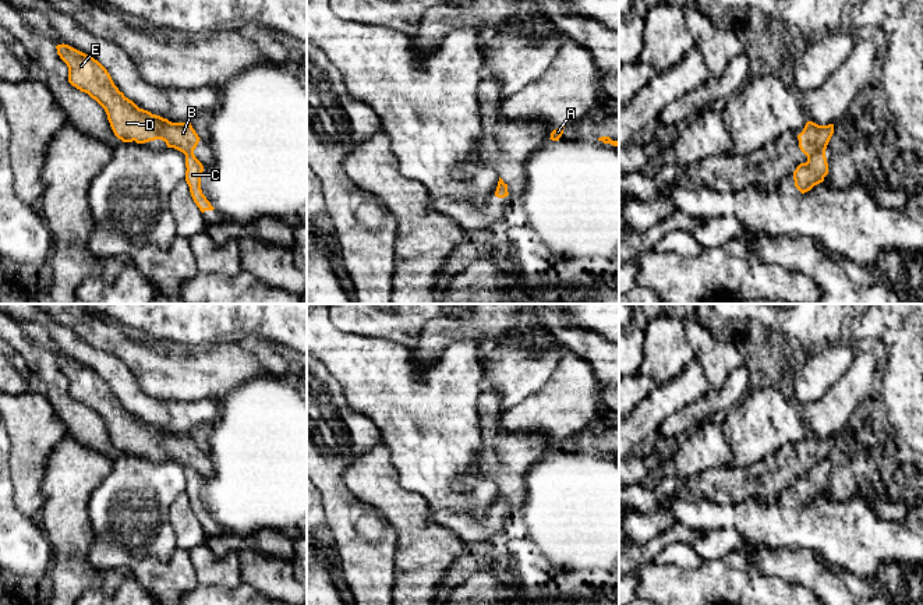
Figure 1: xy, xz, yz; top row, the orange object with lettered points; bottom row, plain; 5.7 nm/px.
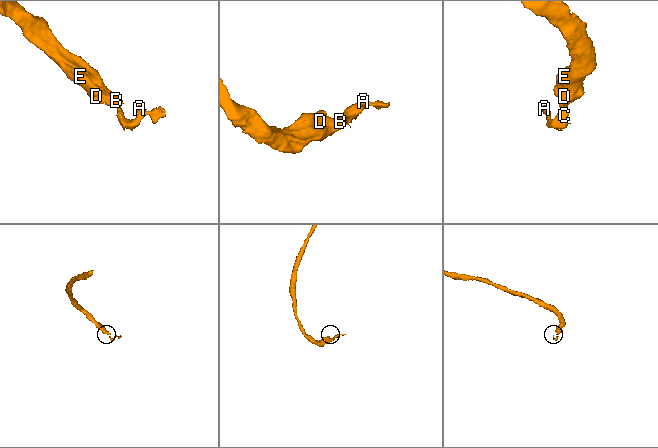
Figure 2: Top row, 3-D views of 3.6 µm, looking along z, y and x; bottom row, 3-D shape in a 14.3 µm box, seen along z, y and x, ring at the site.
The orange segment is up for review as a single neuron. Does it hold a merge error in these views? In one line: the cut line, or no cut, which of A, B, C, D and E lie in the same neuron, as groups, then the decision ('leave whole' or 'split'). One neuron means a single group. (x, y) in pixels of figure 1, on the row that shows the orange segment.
cut in yz along (824, 152), (807, 156); A C / B D E; split

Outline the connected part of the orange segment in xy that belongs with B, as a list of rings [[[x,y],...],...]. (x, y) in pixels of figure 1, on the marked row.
[[[57,45],[57,54],[68,67],[68,82],[88,93],[106,112],[114,135],[123,142],[166,142],[184,155],[194,153],[199,137],[191,123],[171,123],[167,118],[139,109],[114,85],[107,70],[92,56],[68,45]]]

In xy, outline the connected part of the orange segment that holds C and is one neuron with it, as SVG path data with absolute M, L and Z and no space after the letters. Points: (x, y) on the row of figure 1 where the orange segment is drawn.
M194 153L185 155L185 181L190 187L191 197L199 210L204 213L205 210L213 210L215 208L206 199L201 190L201 176L204 171L202 163L195 158Z

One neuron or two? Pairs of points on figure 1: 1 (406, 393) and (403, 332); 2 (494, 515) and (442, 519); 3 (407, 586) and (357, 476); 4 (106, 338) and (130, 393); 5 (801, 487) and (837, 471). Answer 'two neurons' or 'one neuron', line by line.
1: two neurons
2: one neuron
3: one neuron
4: two neurons
5: one neuron

